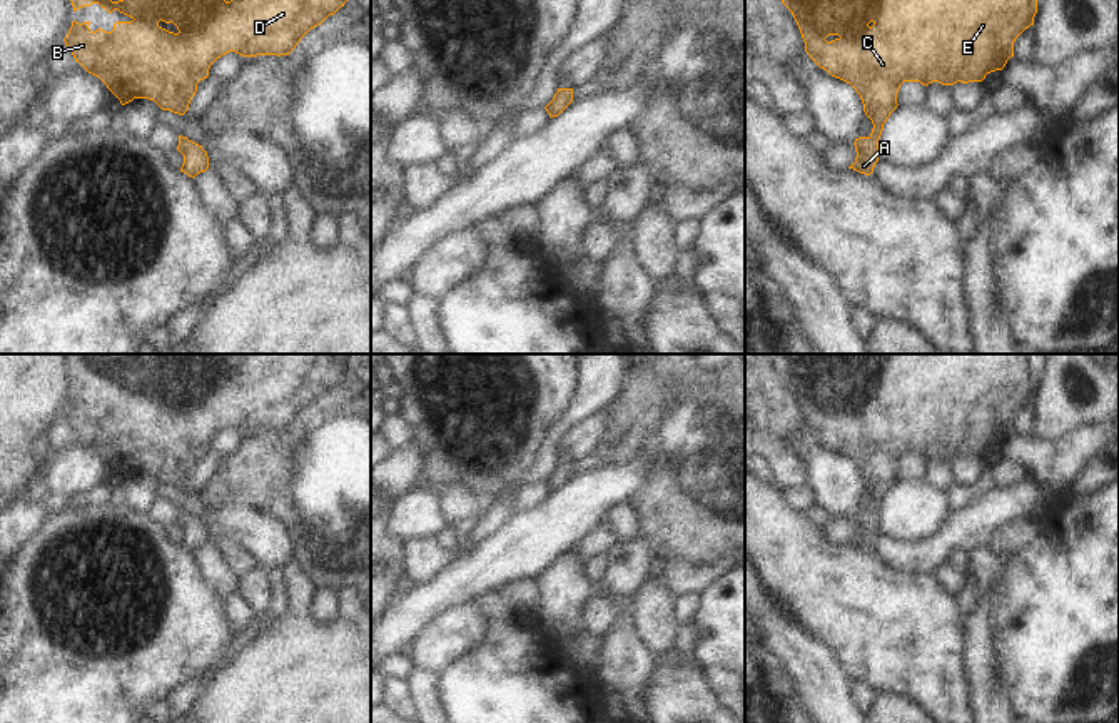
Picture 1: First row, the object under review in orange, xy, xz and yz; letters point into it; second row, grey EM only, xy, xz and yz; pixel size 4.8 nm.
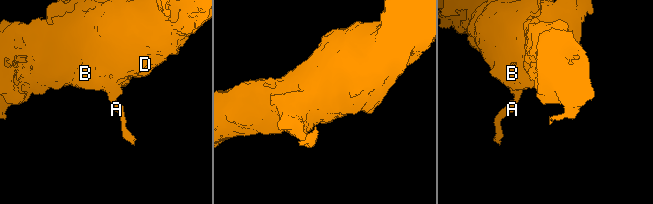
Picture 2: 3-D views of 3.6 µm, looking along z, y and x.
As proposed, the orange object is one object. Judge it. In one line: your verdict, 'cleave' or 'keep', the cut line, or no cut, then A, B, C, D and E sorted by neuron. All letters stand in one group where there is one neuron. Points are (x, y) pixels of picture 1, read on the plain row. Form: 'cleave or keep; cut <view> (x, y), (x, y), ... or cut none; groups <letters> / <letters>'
keep; cut none; groups A B C D E

